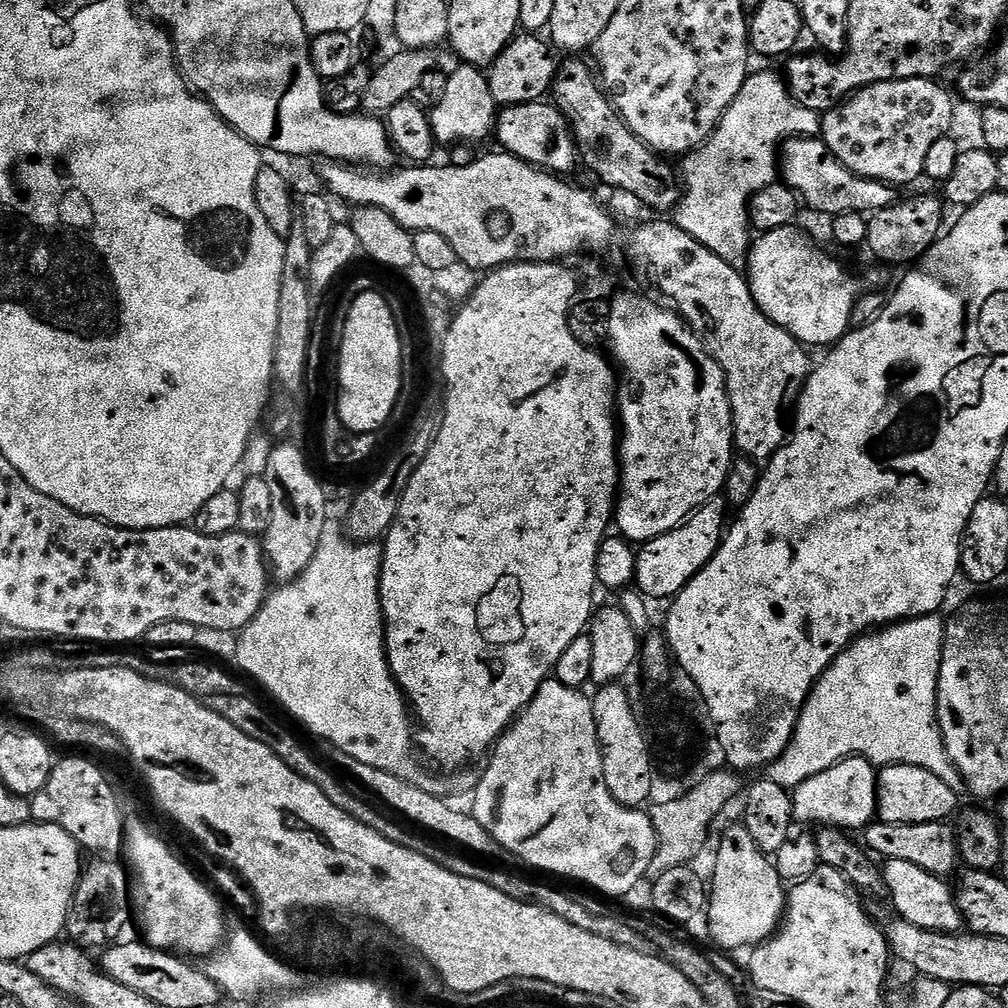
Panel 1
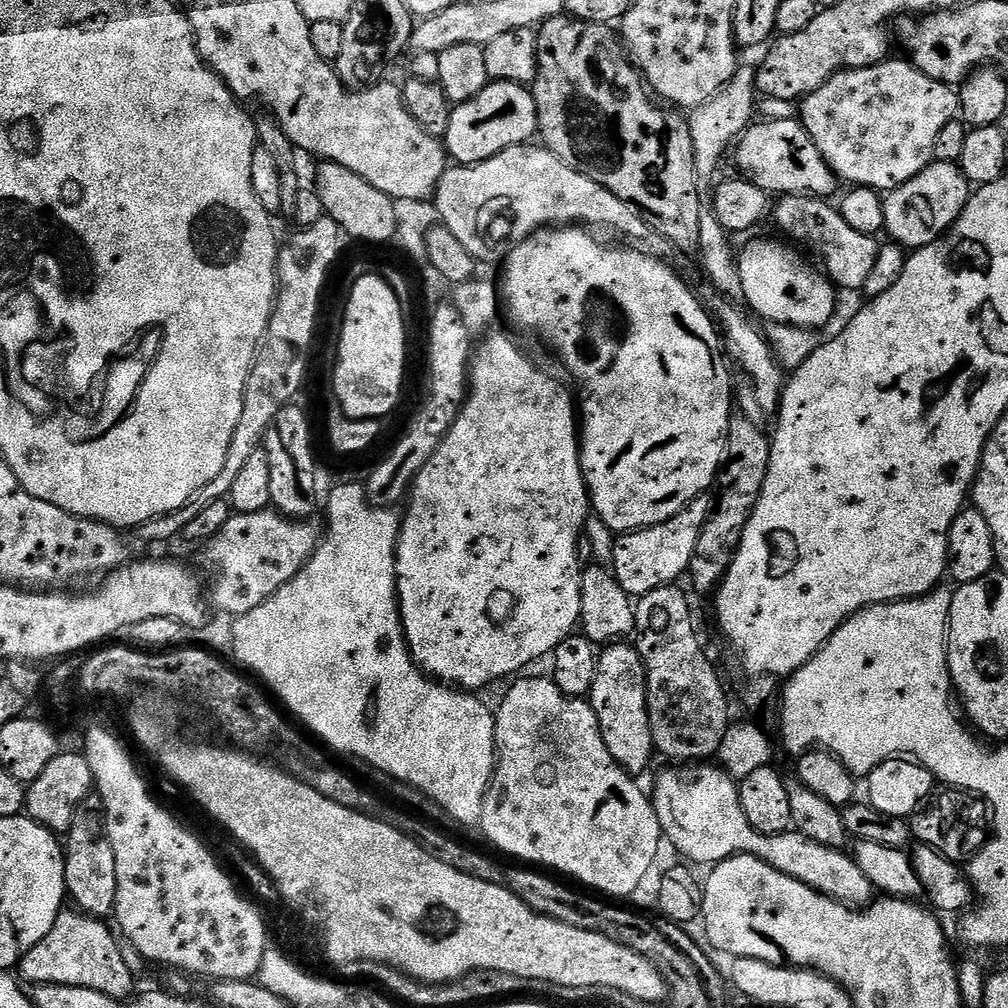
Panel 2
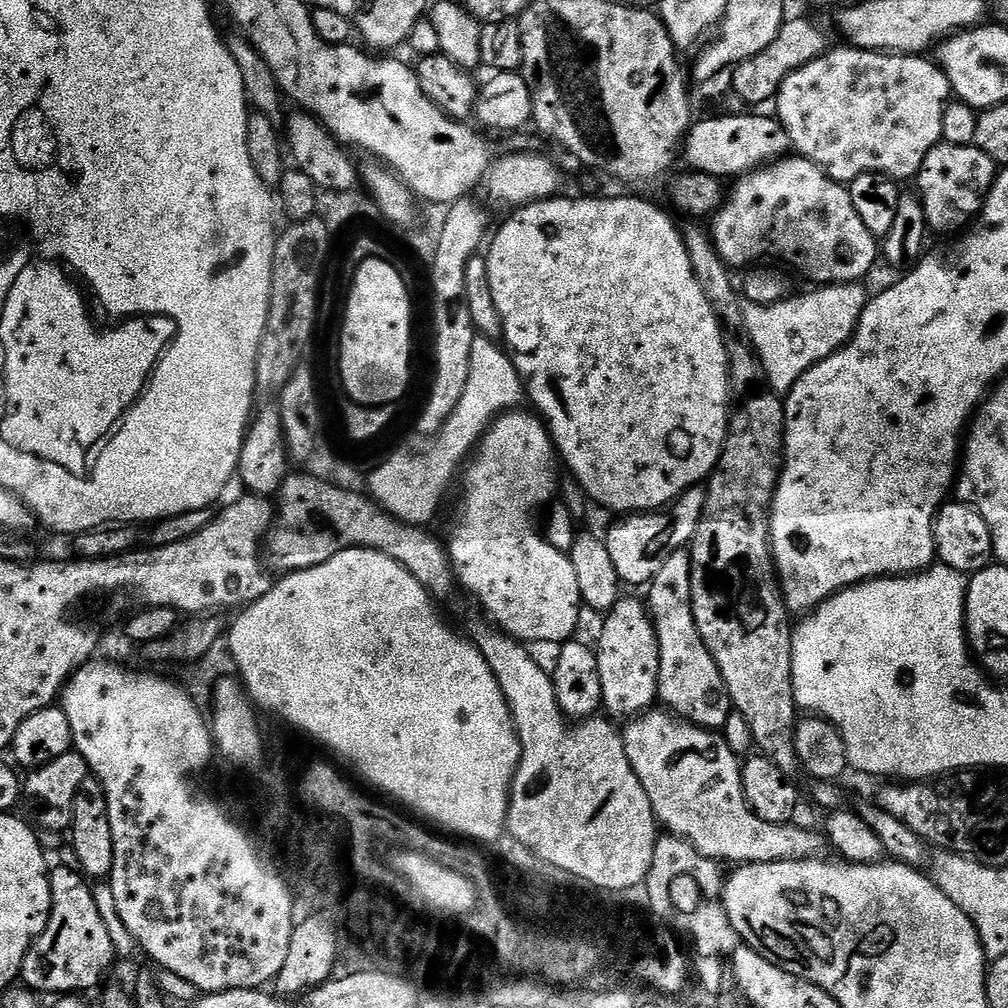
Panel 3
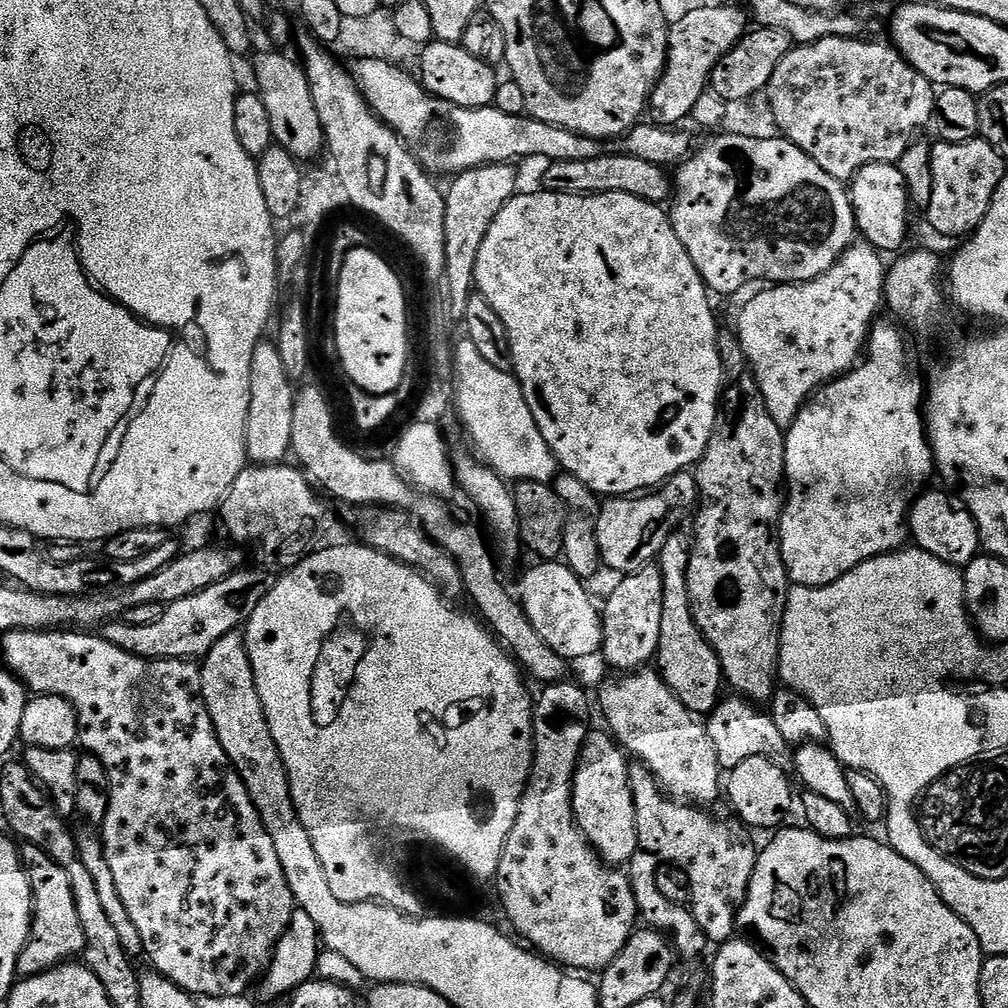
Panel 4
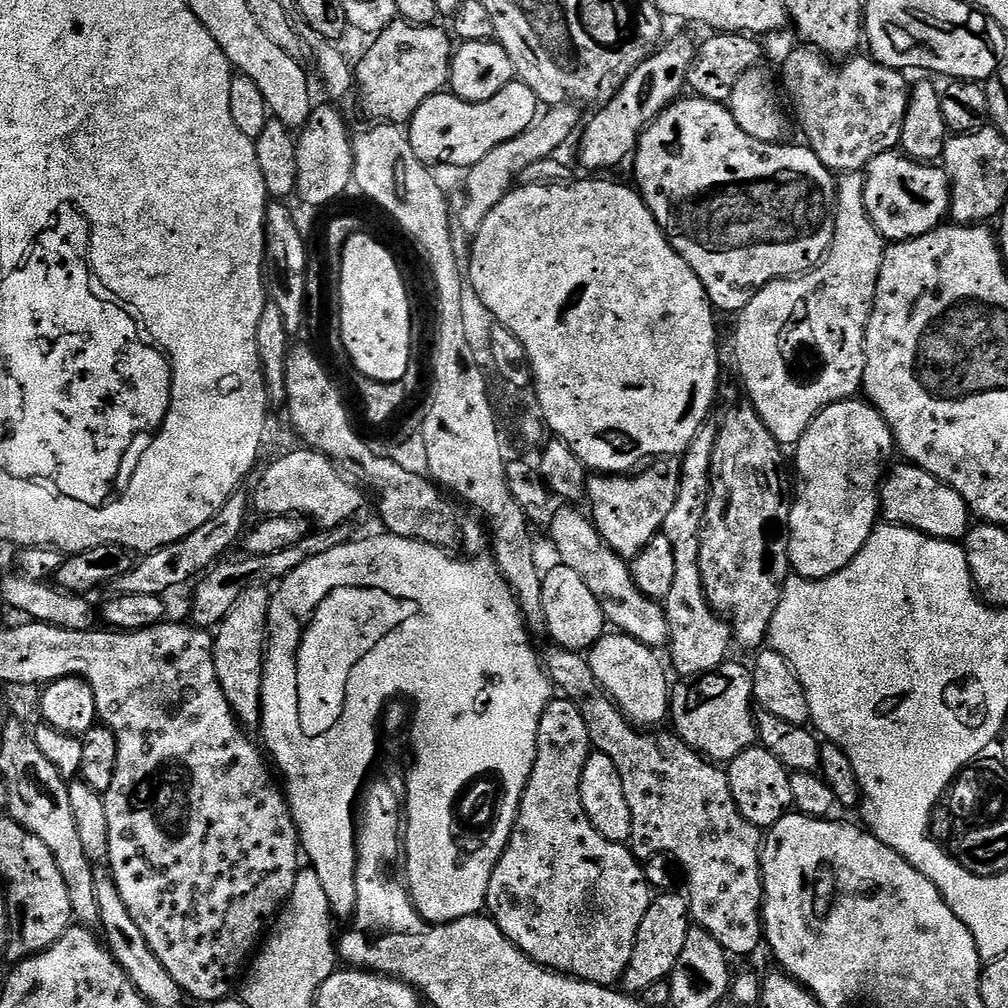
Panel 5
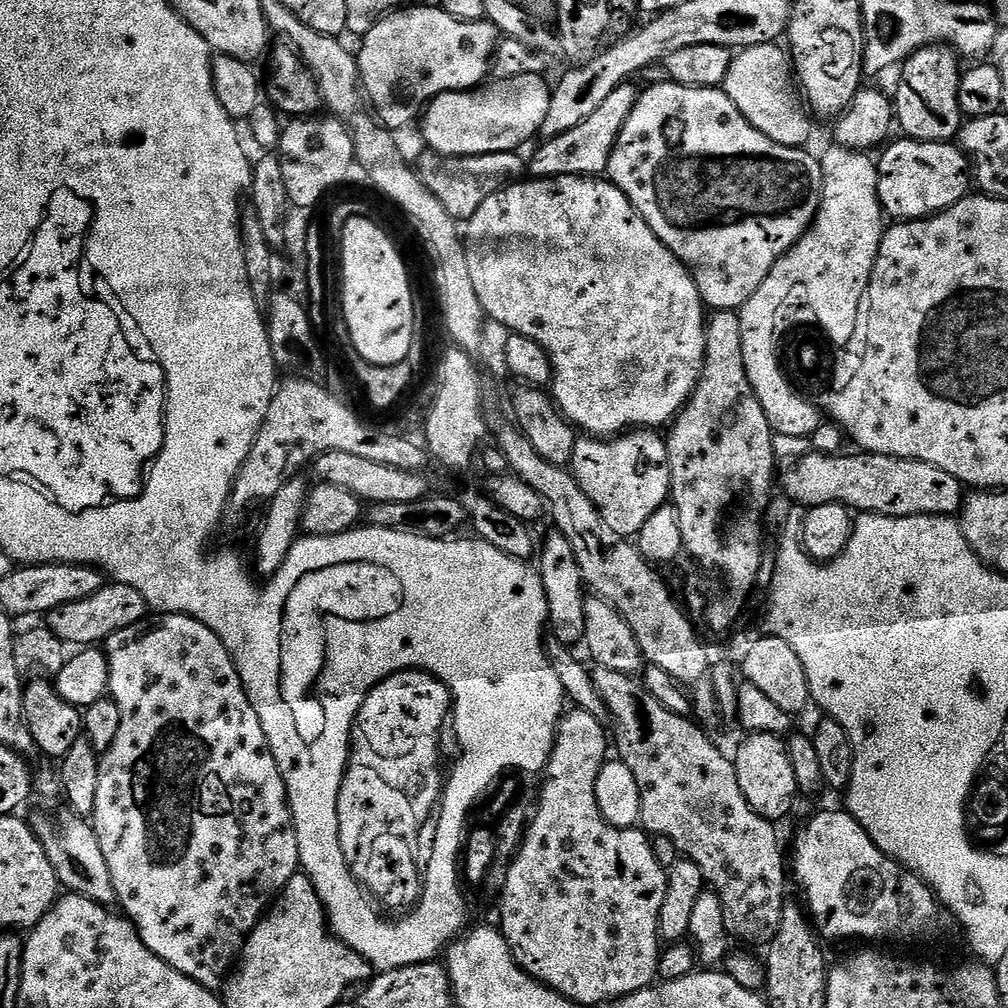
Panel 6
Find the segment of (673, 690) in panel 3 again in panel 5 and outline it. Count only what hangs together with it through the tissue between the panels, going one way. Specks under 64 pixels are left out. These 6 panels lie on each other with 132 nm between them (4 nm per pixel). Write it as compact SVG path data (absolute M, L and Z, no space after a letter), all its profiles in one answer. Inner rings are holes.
M705 426L703 428L700 428L698 430L698 434L694 438L694 442L690 442L690 446L688 449L684 451L683 457L680 460L680 485L678 486L678 498L676 499L676 505L673 506L672 509L670 509L670 514L666 514L666 522L664 523L663 529L662 529L662 535L664 535L666 538L670 538L670 546L674 546L674 586L670 586L670 594L664 599L663 606L664 606L664 613L666 614L666 618L668 619L668 625L670 626L670 634L668 635L668 644L670 645L670 649L672 648L672 664L671 667L674 669L676 667L676 672L678 675L680 675L680 678L690 678L686 676L695 676L695 678L701 678L703 676L707 676L709 673L713 673L716 668L718 668L723 662L727 661L729 659L730 654L728 654L728 647L733 647L734 644L734 637L732 634L732 626L731 623L727 619L721 618L715 610L711 608L711 606L708 605L708 599L706 598L706 594L704 593L704 587L702 586L702 574L700 573L700 532L704 528L704 515L706 514L706 506L708 505L708 486L710 483L710 477L712 475L712 455L714 454L714 442L716 441L716 428L712 426Z

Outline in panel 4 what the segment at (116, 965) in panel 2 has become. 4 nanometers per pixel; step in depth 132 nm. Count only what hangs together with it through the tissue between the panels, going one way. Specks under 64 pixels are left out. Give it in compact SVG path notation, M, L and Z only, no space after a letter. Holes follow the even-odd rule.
M24 844L22 859L28 874L28 880L32 883L32 934L28 938L27 951L32 952L33 973L47 972L49 968L55 968L57 964L72 962L84 951L84 935L82 934L82 922L78 922L78 910L74 907L74 894L70 891L70 878L66 878L66 870L50 858L42 849L32 844Z

